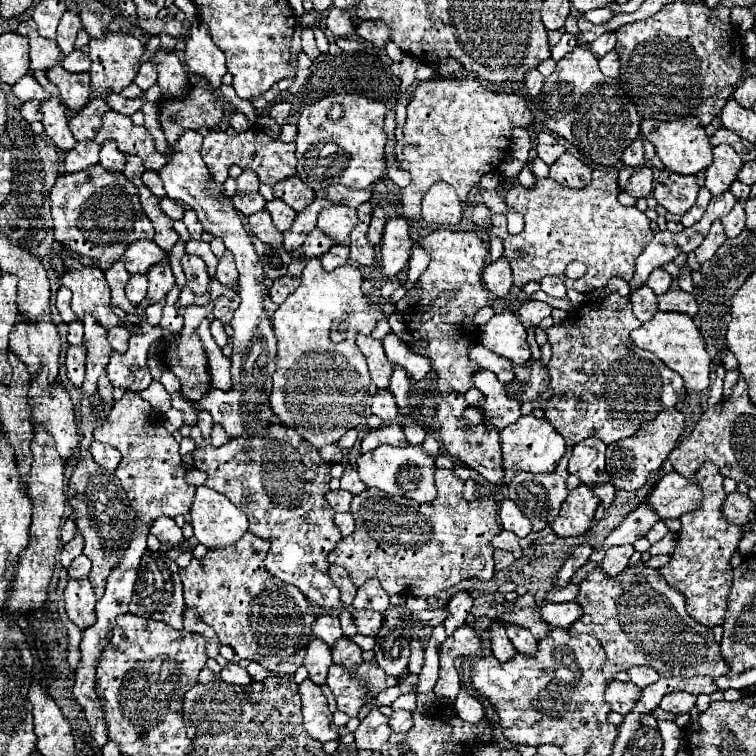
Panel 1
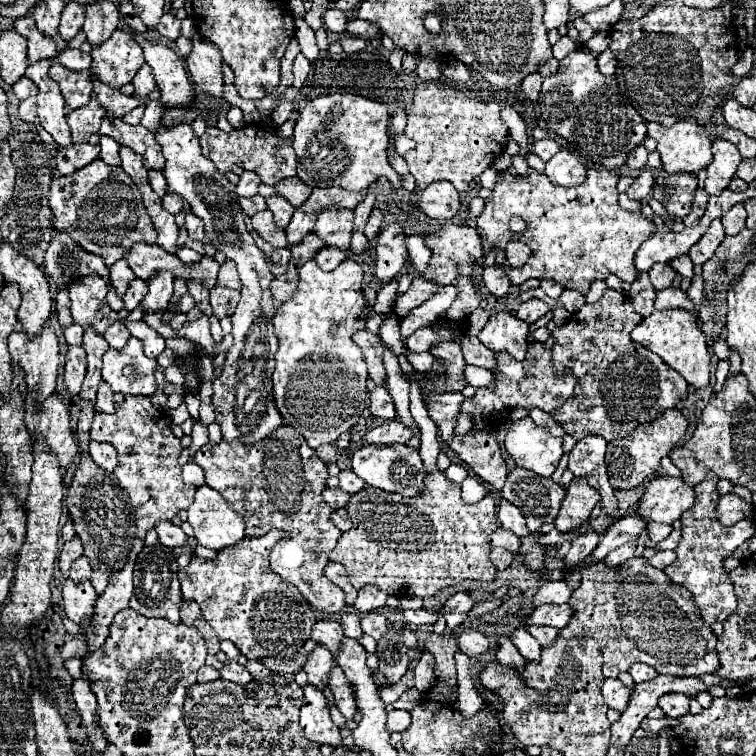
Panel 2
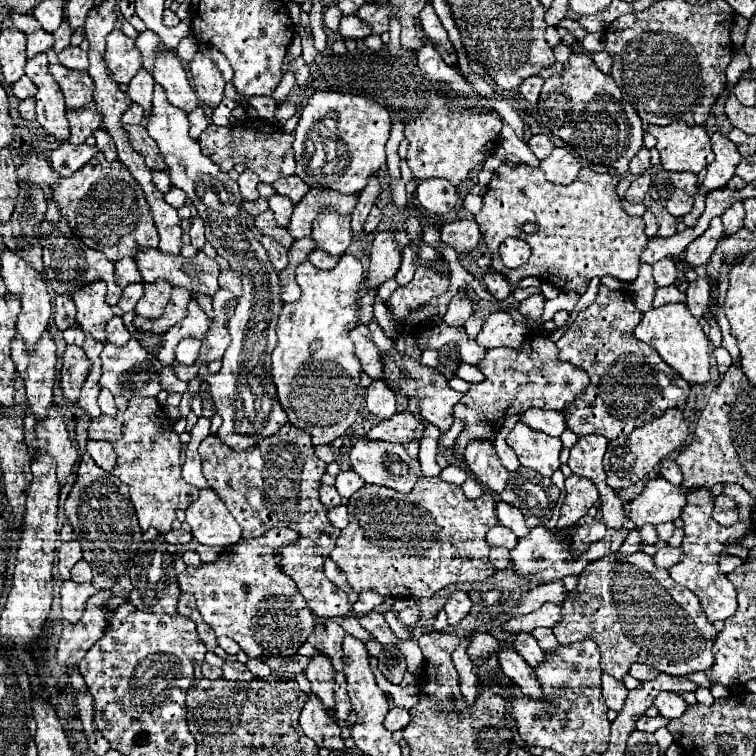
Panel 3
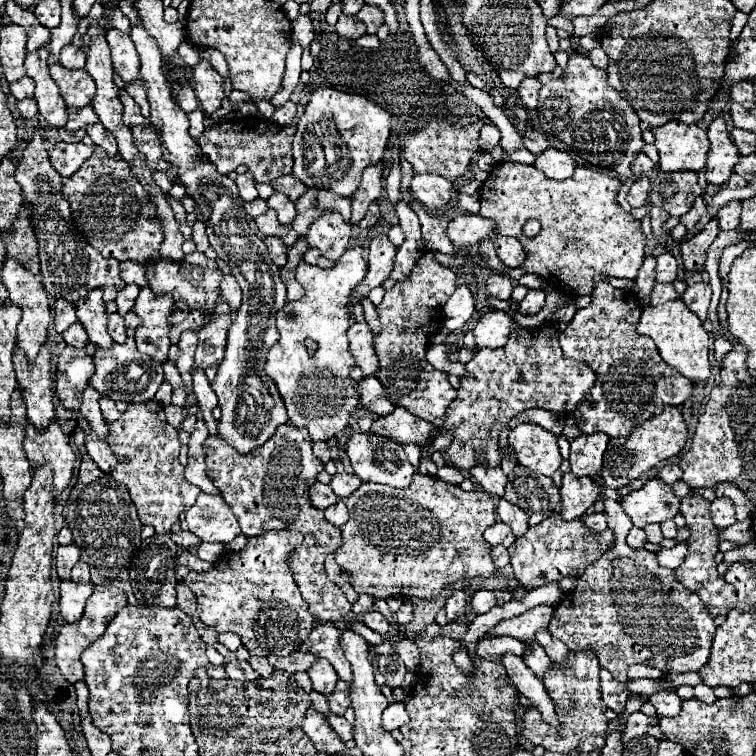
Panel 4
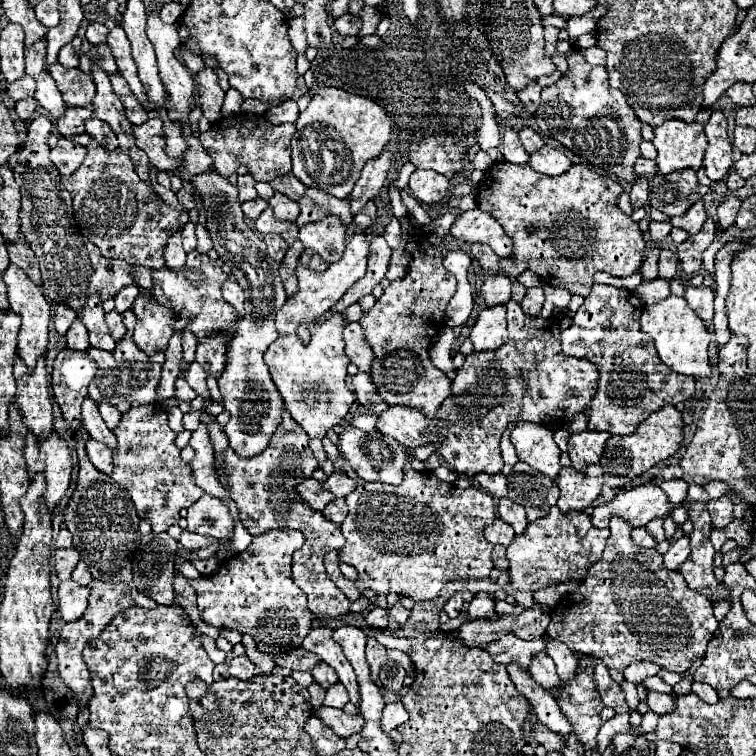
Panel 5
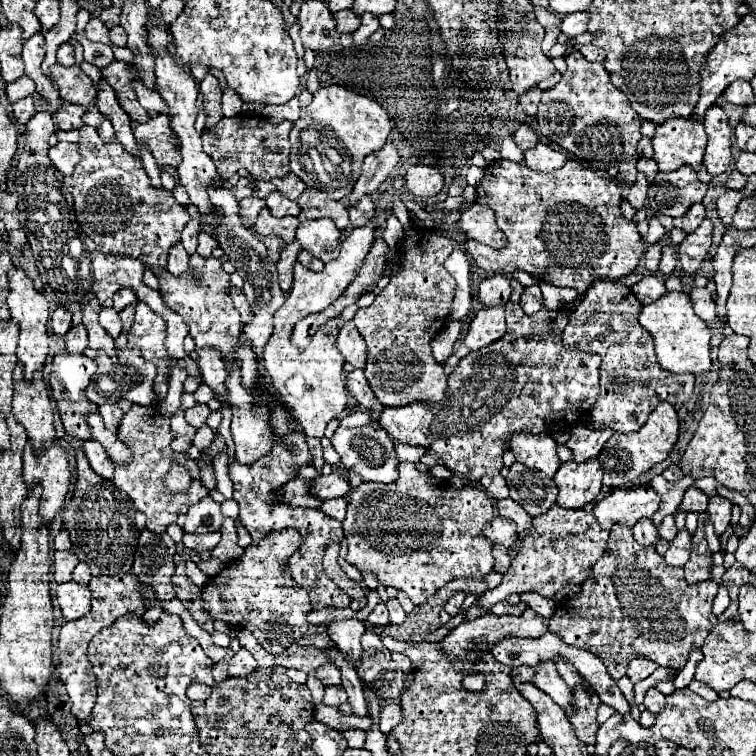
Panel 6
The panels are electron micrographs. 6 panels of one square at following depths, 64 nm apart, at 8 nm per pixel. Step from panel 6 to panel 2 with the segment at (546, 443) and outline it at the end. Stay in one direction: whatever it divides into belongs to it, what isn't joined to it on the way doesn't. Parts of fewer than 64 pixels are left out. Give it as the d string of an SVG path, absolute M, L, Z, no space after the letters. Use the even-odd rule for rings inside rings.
M528 416L512 424L512 458L516 460L518 466L532 468L536 474L548 478L558 468L560 456L562 456L562 440L554 438L548 430L534 426L534 422Z

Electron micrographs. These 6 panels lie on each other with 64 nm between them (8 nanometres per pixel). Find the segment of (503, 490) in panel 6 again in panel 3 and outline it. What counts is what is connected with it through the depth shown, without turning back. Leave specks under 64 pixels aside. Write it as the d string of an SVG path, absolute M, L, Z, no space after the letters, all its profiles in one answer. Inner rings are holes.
M480 440L480 442L472 442L466 446L466 454L464 460L468 464L468 468L472 470L474 478L486 486L488 490L500 494L506 488L506 480L508 480L508 472L506 468L500 464L496 452L494 452L494 444L488 440Z

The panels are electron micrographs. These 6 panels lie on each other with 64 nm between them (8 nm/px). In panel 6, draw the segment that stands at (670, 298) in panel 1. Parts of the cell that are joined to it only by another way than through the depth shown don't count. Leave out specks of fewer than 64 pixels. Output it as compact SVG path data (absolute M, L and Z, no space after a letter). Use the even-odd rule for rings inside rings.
M648 274L644 276L640 282L636 282L632 286L632 292L636 294L636 298L642 302L642 304L650 304L654 302L658 296L664 294L664 280L660 280L656 274Z

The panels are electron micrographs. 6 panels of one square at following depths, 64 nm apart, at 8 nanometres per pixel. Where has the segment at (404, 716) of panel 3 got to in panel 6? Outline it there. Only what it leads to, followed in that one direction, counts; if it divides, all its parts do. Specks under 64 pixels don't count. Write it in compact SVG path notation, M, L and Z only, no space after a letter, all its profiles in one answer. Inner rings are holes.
M386 704L384 708L382 708L382 712L380 712L380 730L384 732L384 734L388 734L394 726L398 726L400 724L400 720L402 720L402 710L400 710L400 706L398 704Z

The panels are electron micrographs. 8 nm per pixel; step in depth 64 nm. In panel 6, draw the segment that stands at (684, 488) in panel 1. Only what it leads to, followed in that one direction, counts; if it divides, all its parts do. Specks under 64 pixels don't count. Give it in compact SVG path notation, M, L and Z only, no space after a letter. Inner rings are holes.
M650 484L636 488L614 488L606 498L596 502L594 516L606 530L612 524L634 526L640 518L652 516L660 506L660 498Z

